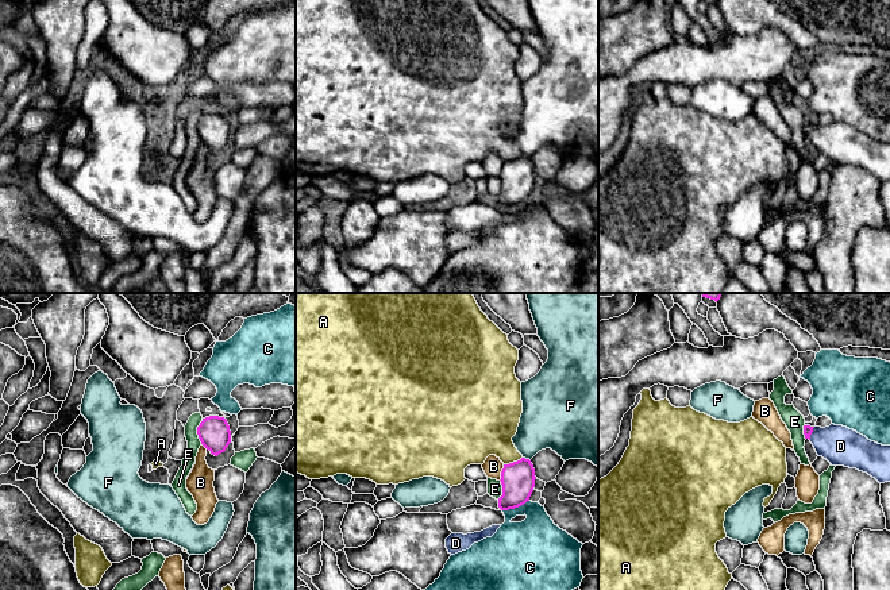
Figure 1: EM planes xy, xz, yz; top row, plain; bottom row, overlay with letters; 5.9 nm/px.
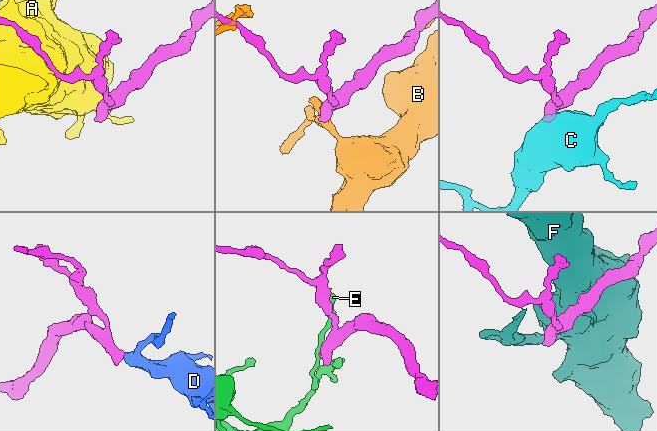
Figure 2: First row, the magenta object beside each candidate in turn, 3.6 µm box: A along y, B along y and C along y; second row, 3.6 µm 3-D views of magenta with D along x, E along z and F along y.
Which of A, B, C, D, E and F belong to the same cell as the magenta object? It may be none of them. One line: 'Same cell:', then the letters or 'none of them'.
Same cell: D

